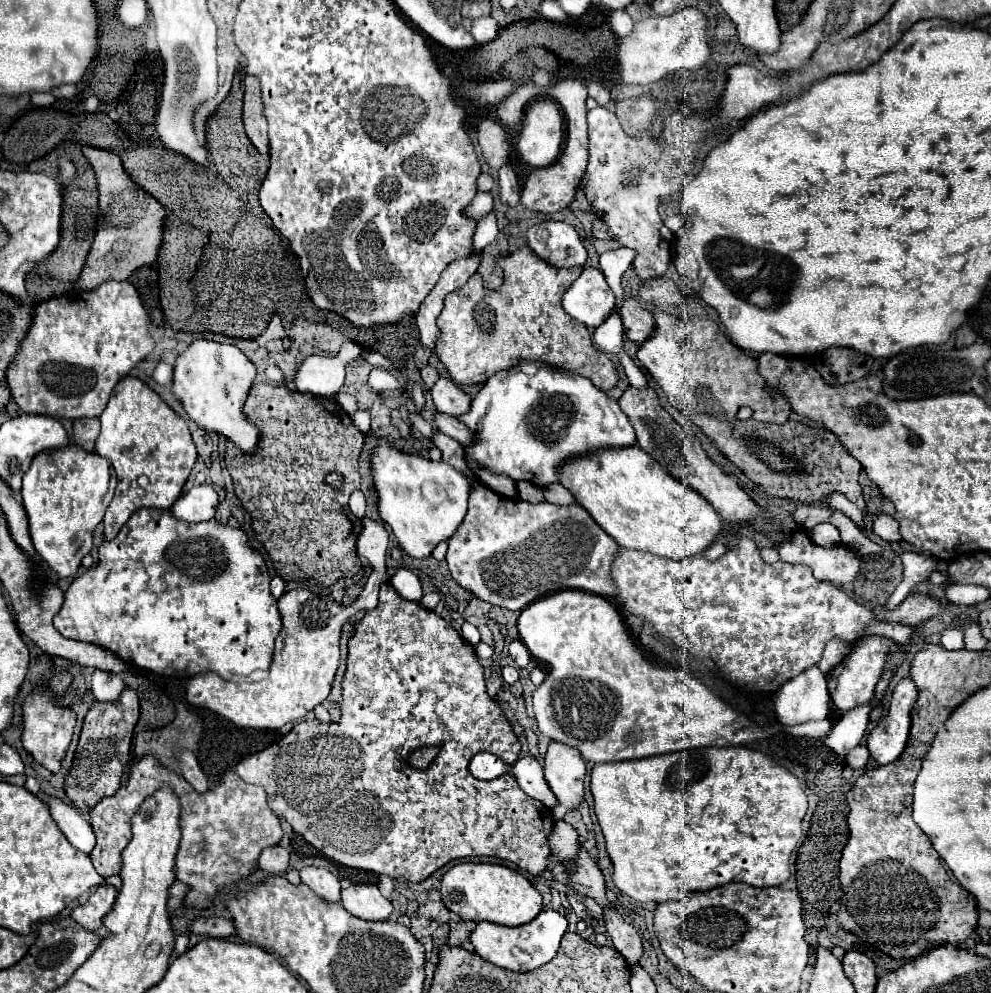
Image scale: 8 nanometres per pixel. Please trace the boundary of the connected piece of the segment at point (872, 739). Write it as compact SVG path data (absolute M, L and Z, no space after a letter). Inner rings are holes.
M911 677L901 679L893 691L889 709L867 737L867 749L877 765L893 763L903 753L909 737L909 723L911 723L909 711L915 699L917 689Z

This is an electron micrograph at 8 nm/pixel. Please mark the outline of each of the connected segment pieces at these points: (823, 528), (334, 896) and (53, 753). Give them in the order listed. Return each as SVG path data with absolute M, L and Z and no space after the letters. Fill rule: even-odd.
M821 523L821 525L815 525L813 529L811 529L811 541L815 541L815 543L819 543L819 547L833 547L835 543L839 543L841 539L839 539L839 531L837 531L837 527L833 527L831 523Z
M303 867L301 871L301 881L305 885L309 885L317 895L321 895L325 901L339 901L339 893L341 893L341 885L339 879L323 869L323 867Z
M37 689L33 695L27 697L23 705L23 747L33 755L37 763L41 763L51 773L61 771L61 763L73 737L75 719L77 715L71 709L53 703L49 689Z

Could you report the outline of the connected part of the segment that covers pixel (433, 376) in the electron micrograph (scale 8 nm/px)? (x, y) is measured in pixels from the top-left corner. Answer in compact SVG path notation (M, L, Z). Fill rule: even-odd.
M427 365L427 367L421 371L421 379L423 379L423 387L425 387L425 391L431 391L431 387L435 385L435 381L439 379L439 373L437 373L435 367Z

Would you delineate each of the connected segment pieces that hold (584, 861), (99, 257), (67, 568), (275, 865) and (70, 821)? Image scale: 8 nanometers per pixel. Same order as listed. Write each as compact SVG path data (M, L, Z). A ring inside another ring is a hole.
M581 847L579 851L579 871L575 871L569 877L573 889L577 889L581 895L591 897L603 911L613 909L611 901L605 895L605 881L603 881L603 873L597 867L597 863L589 857L589 853Z
M83 145L83 155L91 163L99 187L99 225L87 255L87 263L75 281L75 289L89 291L107 279L125 281L137 267L153 263L161 245L161 225L165 209L125 173L119 155L113 151Z
M77 445L63 449L43 451L33 457L29 471L23 475L23 505L29 517L29 533L41 559L57 573L57 577L73 577L81 565L81 559L91 551L91 533L101 523L103 515L113 499L117 480L111 463L99 455L87 453Z
M271 845L261 851L261 857L259 857L261 871L271 873L271 875L279 875L279 873L285 873L287 867L289 867L289 851L285 847Z
M47 797L45 803L51 809L51 815L55 817L59 829L65 833L71 845L75 845L79 851L89 855L95 847L95 833L87 821L73 805L65 805L61 799Z

